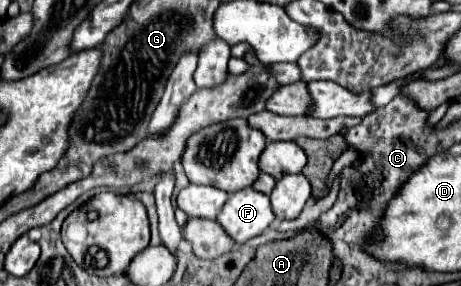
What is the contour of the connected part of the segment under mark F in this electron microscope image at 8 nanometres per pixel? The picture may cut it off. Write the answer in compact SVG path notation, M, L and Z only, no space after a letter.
M244 188L228 196L228 202L216 220L236 244L244 244L262 234L274 222L274 212L268 196L252 188Z

